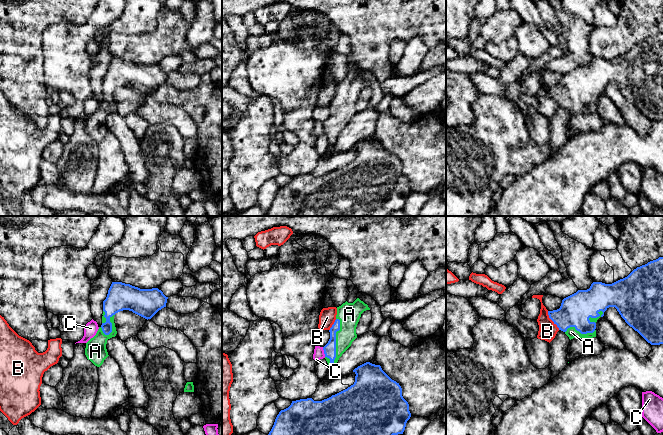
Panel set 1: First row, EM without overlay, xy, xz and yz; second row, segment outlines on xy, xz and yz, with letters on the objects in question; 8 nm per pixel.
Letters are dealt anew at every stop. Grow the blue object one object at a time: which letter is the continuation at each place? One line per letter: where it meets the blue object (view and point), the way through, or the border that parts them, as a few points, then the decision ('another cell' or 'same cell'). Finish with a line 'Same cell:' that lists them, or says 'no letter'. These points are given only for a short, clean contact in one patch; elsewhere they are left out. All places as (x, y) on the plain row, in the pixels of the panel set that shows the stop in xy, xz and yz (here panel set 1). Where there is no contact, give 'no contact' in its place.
A: meets blue in xz at (335, 119); same cell
B: meets blue in yz at (551, 95); another cell
C: meets blue in xz at (324, 128); border along xz (322, 123), (325, 132); another cell
Same cell: A

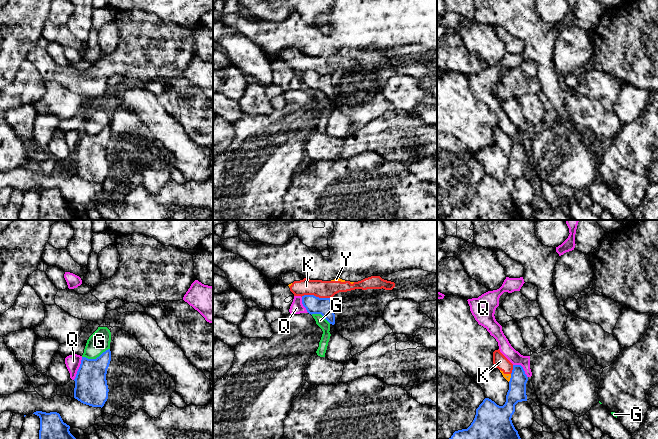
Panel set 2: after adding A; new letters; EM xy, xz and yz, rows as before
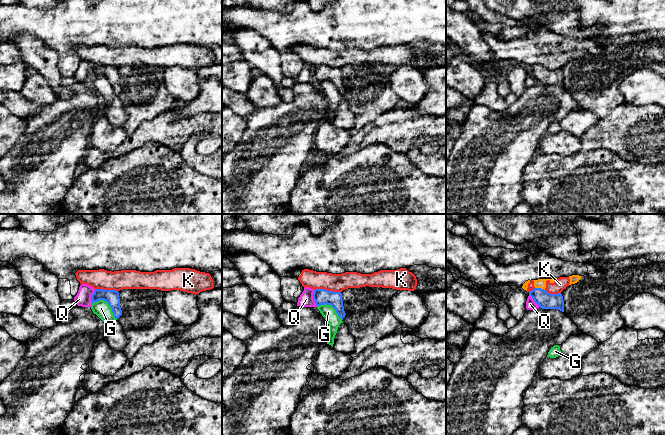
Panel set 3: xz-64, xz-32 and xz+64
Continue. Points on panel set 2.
G: meets blue in xy at (96, 134); border along xy (109, 124), (95, 134), (82, 133); another cell
K: meets blue in xz at (315, 72); border along xz (301, 72), (315, 71), (330, 74); another cell
Q: meets blue in xy at (79, 144); border along xy (82, 133), (76, 152), (73, 155); another cell
Y: meets blue in yz at (510, 154); border along yz (511, 150), (508, 157); another cell
Same cell: no letter

